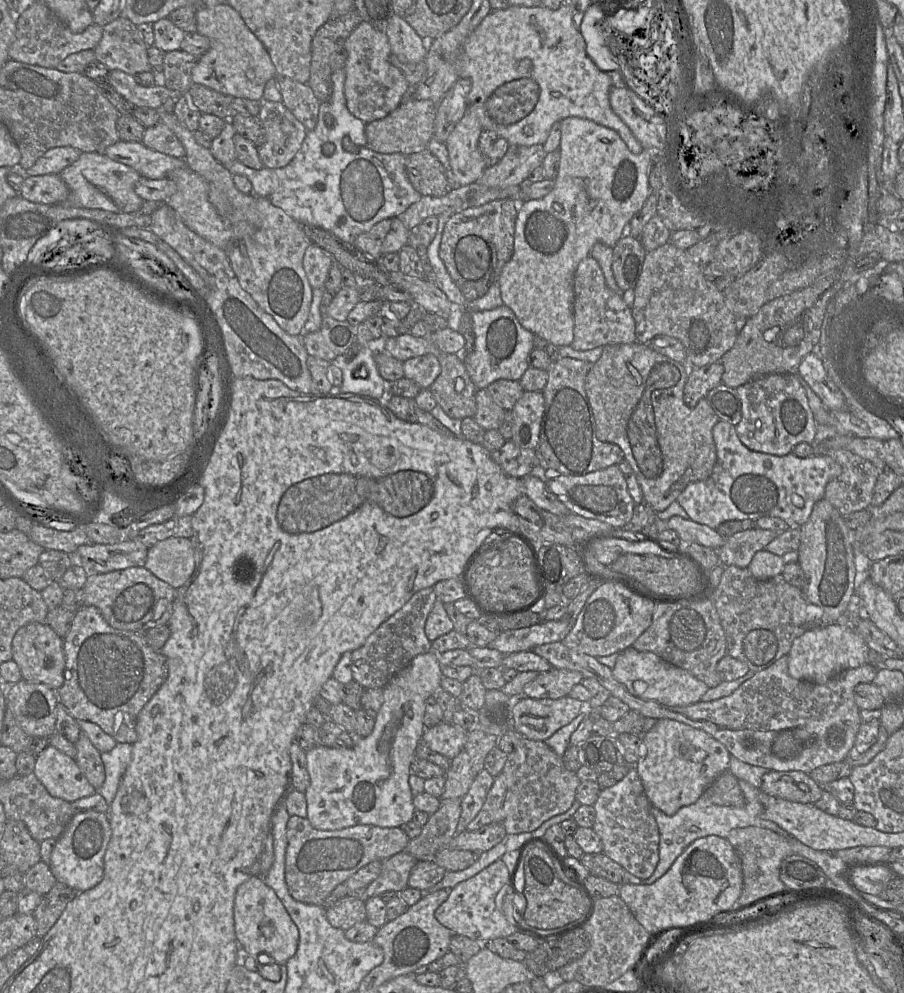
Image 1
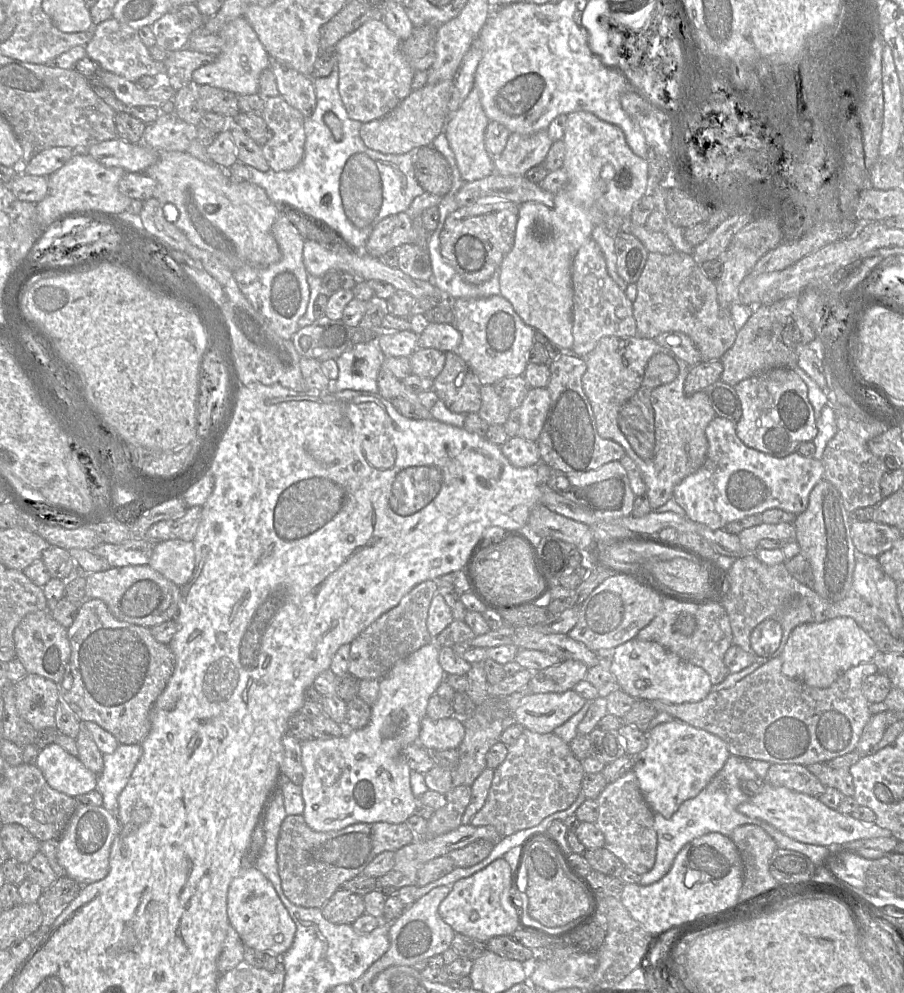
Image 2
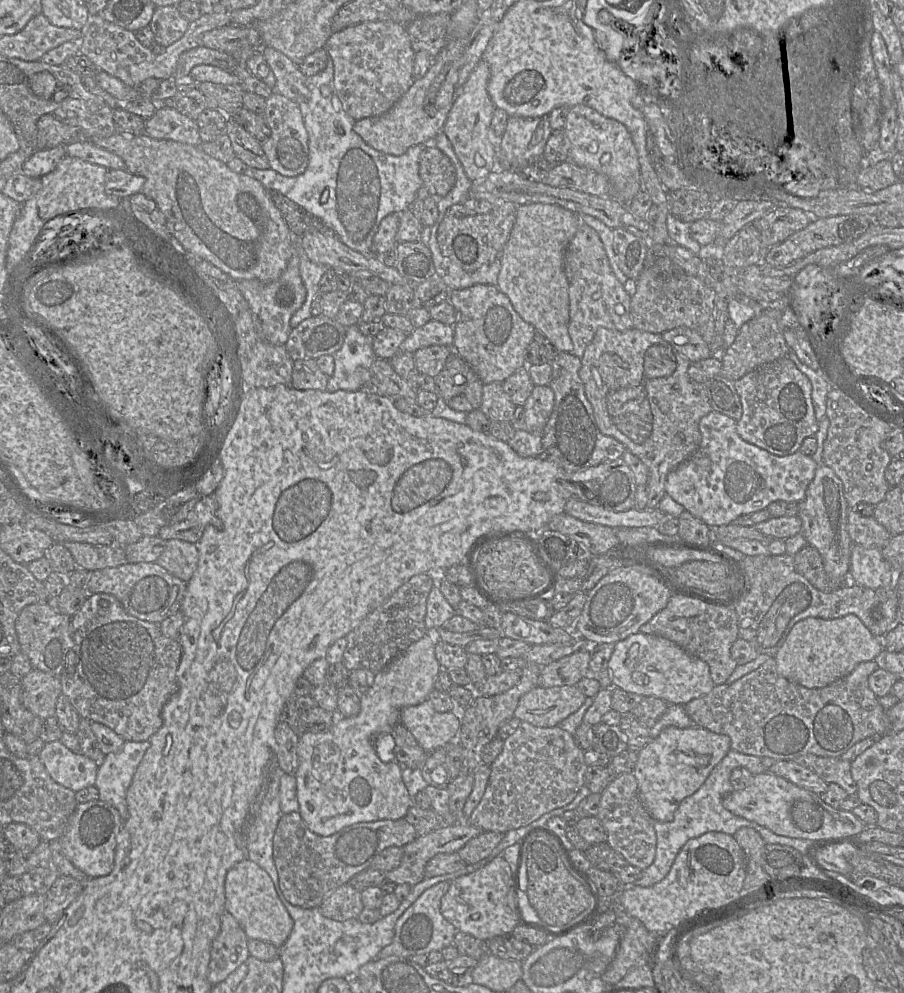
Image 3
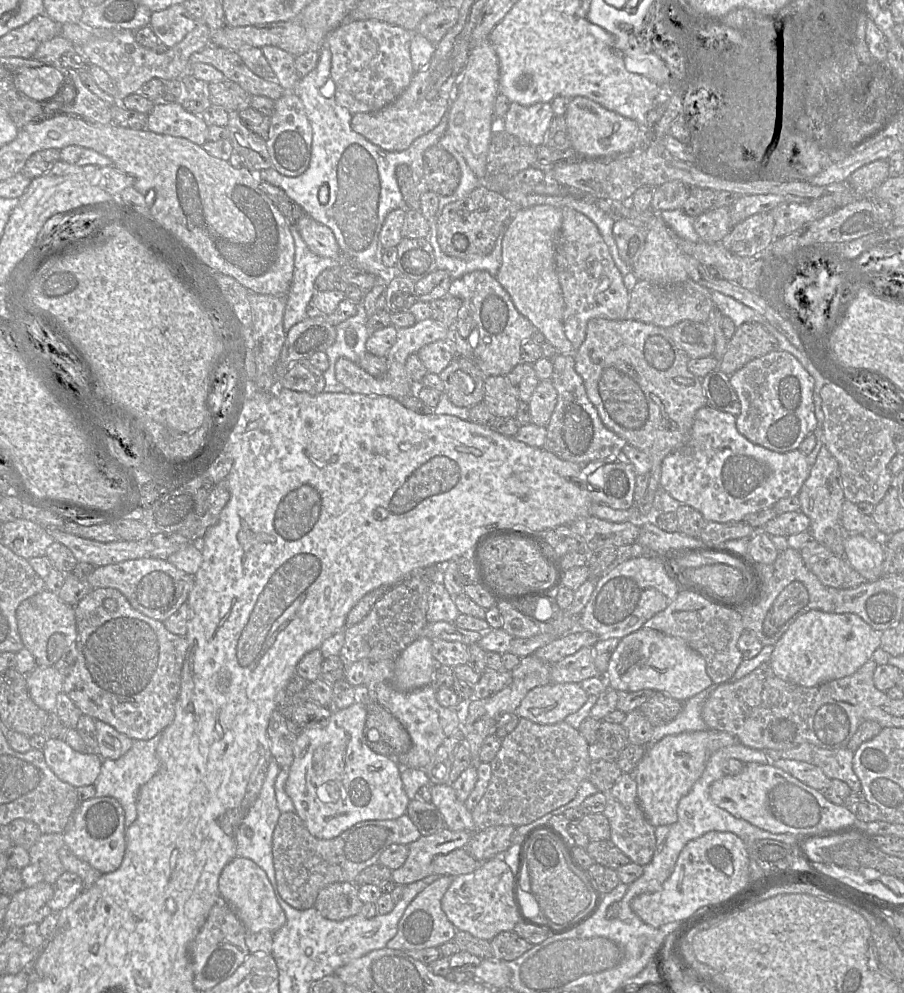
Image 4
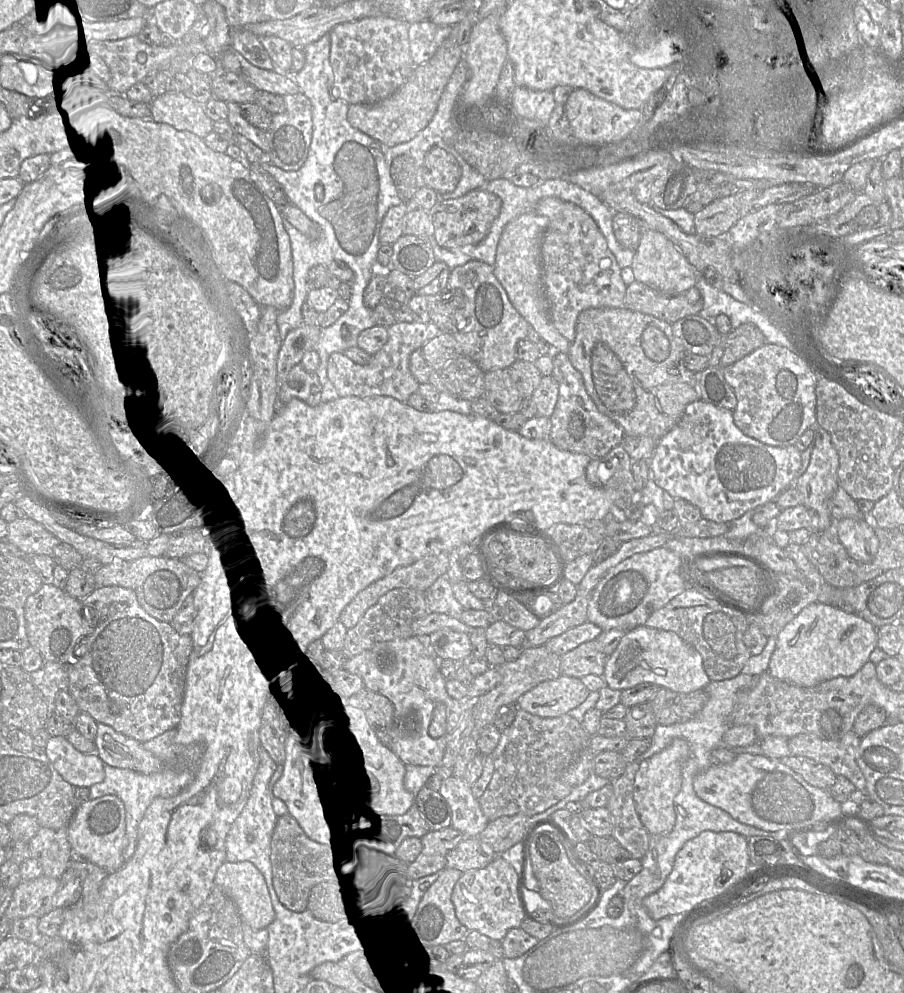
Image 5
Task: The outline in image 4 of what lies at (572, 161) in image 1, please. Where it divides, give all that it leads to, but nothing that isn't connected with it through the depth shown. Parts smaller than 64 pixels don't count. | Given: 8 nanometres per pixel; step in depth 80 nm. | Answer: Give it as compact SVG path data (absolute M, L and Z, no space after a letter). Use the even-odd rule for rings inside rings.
M587 97L572 98L565 119L571 146L583 159L614 159L639 148L639 126L635 121L610 111ZM538 205L514 209L514 218L502 240L502 262L496 274L497 281L510 295L517 310L540 331L560 354L572 354L573 345L564 332L563 313L565 301L555 268L555 249L562 225L560 208L551 205Z

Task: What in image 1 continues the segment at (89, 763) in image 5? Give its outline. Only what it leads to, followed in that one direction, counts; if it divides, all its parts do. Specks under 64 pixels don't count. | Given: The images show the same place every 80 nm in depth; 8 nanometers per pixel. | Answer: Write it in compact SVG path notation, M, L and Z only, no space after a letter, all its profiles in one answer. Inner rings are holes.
M51 745L36 757L33 773L51 796L70 803L95 792L76 760Z

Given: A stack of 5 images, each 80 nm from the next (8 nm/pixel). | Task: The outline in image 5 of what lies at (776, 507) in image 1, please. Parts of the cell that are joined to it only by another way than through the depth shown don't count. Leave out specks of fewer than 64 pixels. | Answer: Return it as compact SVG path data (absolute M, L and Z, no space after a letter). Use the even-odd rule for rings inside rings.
M696 400L686 406L684 414L679 422L657 442L654 453L649 460L650 478L657 486L668 492L673 498L681 498L688 501L700 510L704 519L717 523L729 523L740 518L744 513L751 509L775 501L783 491L790 487L800 467L801 452L794 445L774 447L748 437L735 425L731 410L716 407L703 400Z

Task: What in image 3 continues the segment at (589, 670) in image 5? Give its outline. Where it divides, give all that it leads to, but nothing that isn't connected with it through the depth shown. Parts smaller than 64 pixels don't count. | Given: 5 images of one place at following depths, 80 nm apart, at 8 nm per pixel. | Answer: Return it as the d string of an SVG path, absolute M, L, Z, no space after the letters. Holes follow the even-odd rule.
M590 646L546 665L541 670L539 687L576 685L587 677L591 659Z

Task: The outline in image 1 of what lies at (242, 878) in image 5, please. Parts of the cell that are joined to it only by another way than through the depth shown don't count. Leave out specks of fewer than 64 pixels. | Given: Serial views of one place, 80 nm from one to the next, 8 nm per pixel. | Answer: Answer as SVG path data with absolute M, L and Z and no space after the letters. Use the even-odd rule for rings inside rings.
M253 876L237 888L233 904L233 920L241 957L242 955L257 956L267 953L275 959L276 963L284 965L295 954L299 943L298 928L275 891L264 883L263 878Z

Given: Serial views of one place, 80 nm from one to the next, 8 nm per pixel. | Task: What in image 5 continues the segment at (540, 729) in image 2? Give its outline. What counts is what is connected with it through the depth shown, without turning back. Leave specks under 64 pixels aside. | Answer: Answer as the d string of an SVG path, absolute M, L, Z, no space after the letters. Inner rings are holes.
M560 675L555 680L538 684L516 702L518 709L541 718L566 715L583 703L590 691L579 678Z

